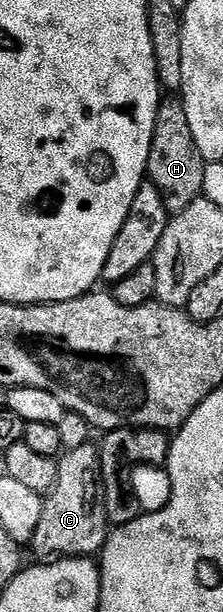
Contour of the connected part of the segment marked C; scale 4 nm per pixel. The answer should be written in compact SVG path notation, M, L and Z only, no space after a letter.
M87 444L75 450L66 450L57 459L58 479L41 510L31 549L40 558L93 557L99 555L110 535L109 507L104 499L102 484L103 459L97 445Z

